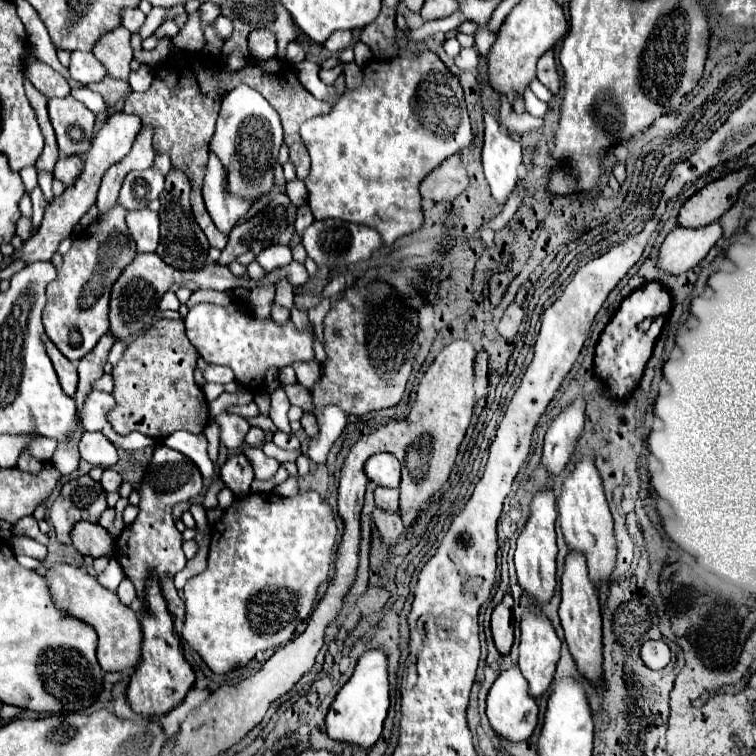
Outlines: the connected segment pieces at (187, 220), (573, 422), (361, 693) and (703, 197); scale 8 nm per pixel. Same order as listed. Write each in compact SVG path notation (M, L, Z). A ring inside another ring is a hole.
M171 170L165 178L165 190L159 196L159 202L161 202L161 210L159 210L161 242L159 242L157 254L161 256L161 260L167 266L175 266L177 270L201 270L203 266L209 264L207 254L209 254L211 246L191 214L189 192L191 192L191 186L189 186L189 180L185 178L185 174L181 174L179 170Z
M577 398L549 426L541 458L547 476L557 476L565 470L567 462L573 456L575 444L583 432L583 416L585 416L585 402L583 398Z
M367 650L357 666L349 682L335 696L327 716L325 716L325 732L331 740L345 742L357 746L361 750L371 750L381 736L383 720L389 710L389 678L387 678L387 656L383 650Z
M741 168L695 192L679 210L677 224L683 228L701 228L717 222L737 200L739 188L753 176L751 168Z

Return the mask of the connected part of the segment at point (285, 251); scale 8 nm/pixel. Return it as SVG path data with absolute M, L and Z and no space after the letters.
M269 246L265 252L261 252L257 256L259 266L269 274L281 266L287 266L293 260L291 256L291 248L289 246Z

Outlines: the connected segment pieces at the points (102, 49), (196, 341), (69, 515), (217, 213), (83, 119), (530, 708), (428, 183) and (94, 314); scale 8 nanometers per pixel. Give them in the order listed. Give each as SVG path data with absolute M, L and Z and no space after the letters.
M117 26L111 32L105 32L93 46L93 54L103 62L107 74L119 80L127 80L129 62L133 60L133 50L129 44L131 32L123 26Z
M237 300L233 306L213 306L197 304L185 316L185 330L191 344L197 348L199 356L209 364L229 366L235 372L235 380L247 390L257 392L265 384L265 370L275 366L283 368L297 360L309 362L313 358L313 338L307 332L299 332L289 320L277 326L273 320L257 320L243 312L243 302Z
M79 476L63 484L59 496L49 508L49 522L55 528L61 544L71 544L71 530L77 522L87 520L97 524L107 508L107 492L91 476Z
M209 154L203 200L215 226L225 236L229 236L231 228L247 214L247 210L253 204L241 202L241 198L229 198L229 194L225 194L225 172L221 170L221 162L217 162L217 156L213 154Z
M65 96L49 100L49 118L57 134L59 152L83 158L91 148L95 114L73 96Z
M515 666L515 668L501 672L501 676L495 680L495 684L491 686L489 696L487 696L487 718L489 718L491 728L509 742L523 742L533 734L533 730L537 726L537 714L539 714L539 708L537 708L535 700L529 698L527 682L519 674L519 668Z
M459 154L447 158L439 168L435 168L421 184L421 196L439 200L453 200L469 186L467 170Z
M117 204L109 210L107 220L101 216L85 228L71 244L71 250L63 256L63 264L57 268L57 278L47 286L47 306L43 310L45 334L71 362L81 360L89 350L93 350L99 338L107 334L111 286L137 254L125 226L125 214L127 210Z

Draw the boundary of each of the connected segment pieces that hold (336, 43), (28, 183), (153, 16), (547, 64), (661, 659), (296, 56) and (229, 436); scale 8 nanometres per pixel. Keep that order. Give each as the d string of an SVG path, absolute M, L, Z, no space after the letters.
M339 30L339 32L333 32L325 42L323 42L323 48L327 48L331 54L337 54L345 48L351 46L351 32L349 30Z
M35 166L23 168L19 174L27 192L30 192L38 185L38 176Z
M151 8L151 12L147 14L147 18L145 18L145 22L143 22L141 30L139 30L139 34L141 34L143 40L149 38L149 36L161 26L161 22L163 22L165 16L167 16L167 12L169 12L169 10L165 10L165 8Z
M549 50L547 54L543 54L537 62L537 78L541 84L545 84L553 94L559 92L561 80L559 80L559 72L557 72L557 64L553 58L553 50Z
M647 642L647 646L641 648L641 658L645 666L661 670L669 664L669 648L665 642Z
M292 41L288 44L286 49L287 60L293 63L300 63L305 59L305 52L297 41Z
M221 414L217 418L217 424L221 426L221 442L229 448L229 450L235 450L243 444L243 438L245 434L249 432L251 424L241 418L241 416L233 416L233 414Z

